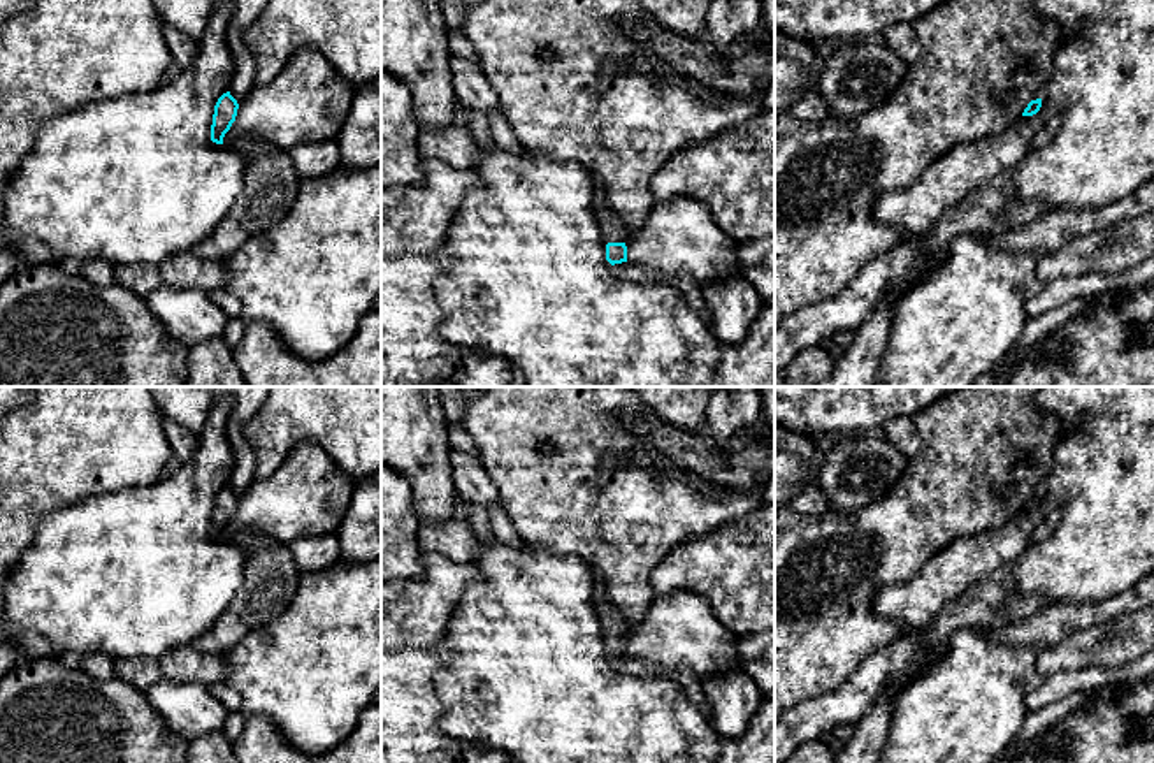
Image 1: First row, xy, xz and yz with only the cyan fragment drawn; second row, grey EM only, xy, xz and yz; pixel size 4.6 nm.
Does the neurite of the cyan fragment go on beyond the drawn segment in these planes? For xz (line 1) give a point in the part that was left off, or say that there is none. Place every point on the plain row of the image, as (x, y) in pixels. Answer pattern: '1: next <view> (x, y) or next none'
1: next xz (612, 621)

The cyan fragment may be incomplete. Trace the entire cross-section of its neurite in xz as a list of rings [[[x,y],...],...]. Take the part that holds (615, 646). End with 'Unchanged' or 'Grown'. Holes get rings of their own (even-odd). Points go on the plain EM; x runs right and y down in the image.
[[[595,568],[592,571],[592,600],[595,612],[606,636],[606,654],[611,658],[613,666],[620,672],[631,672],[636,675],[655,673],[648,665],[636,661],[627,654],[625,633],[629,624],[622,612],[618,612],[609,601],[604,585],[602,573]]]. Grown

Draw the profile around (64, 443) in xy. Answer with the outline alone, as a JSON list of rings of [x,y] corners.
[[[26,387],[19,408],[0,418],[0,640],[11,640],[21,659],[56,658],[53,645],[39,633],[4,619],[4,585],[26,550],[37,522],[84,498],[146,487],[162,476],[172,457],[163,432],[163,411],[151,387]]]

